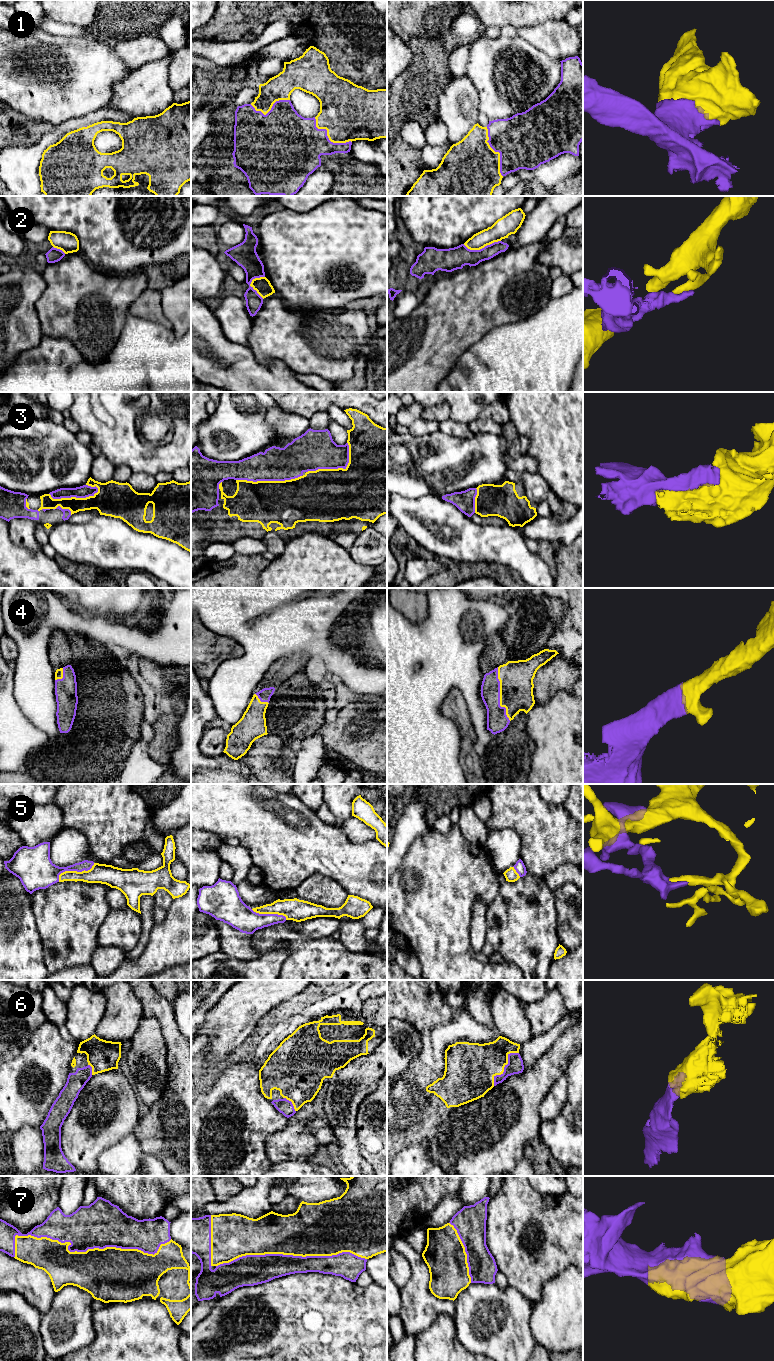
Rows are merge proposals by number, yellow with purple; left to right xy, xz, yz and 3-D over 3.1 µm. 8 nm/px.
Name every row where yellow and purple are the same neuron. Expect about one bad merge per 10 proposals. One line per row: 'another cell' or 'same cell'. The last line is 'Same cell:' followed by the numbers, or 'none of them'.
1: same cell
2: another cell
3: same cell
4: same cell
5: same cell
6: same cell
7: same cell
Same cell: 1, 3, 4, 5, 6, 7

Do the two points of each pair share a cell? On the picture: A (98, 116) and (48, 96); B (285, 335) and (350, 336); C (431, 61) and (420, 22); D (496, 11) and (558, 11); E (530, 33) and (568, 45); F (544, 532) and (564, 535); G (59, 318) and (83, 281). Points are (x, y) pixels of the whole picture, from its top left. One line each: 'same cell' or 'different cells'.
A: different cells
B: same cell
C: different cells
D: same cell
E: same cell
F: same cell
G: same cell

